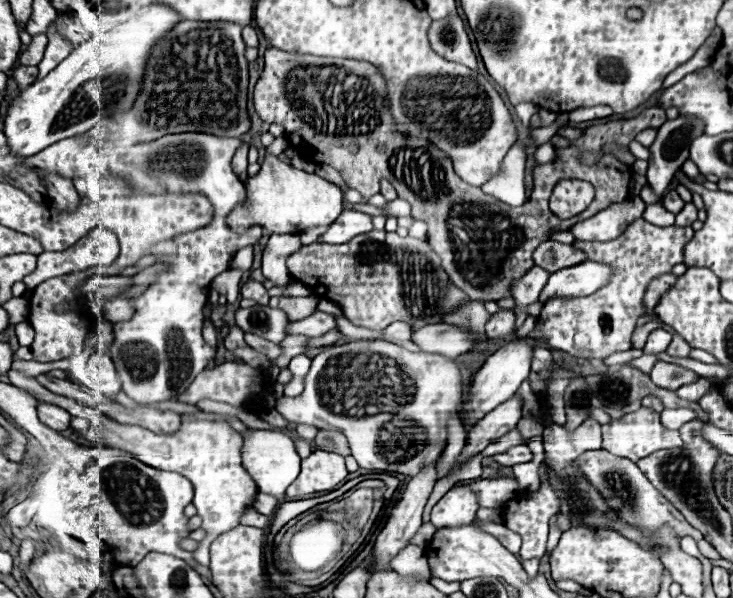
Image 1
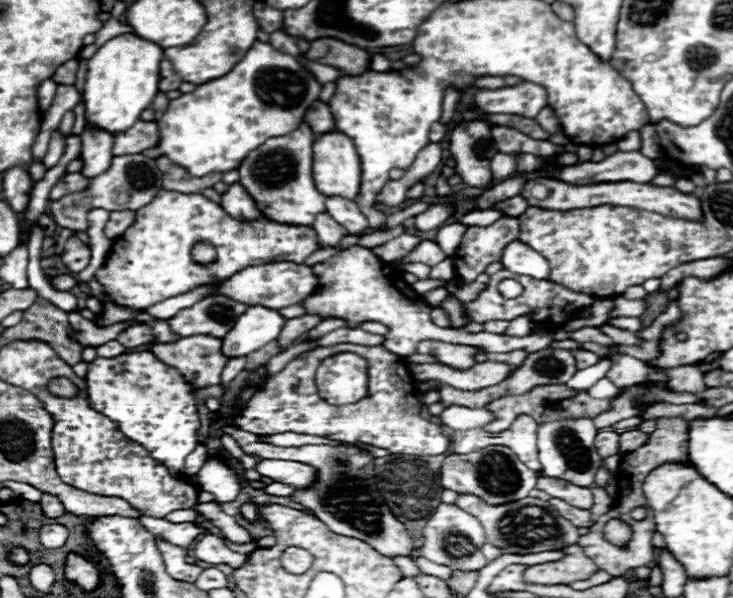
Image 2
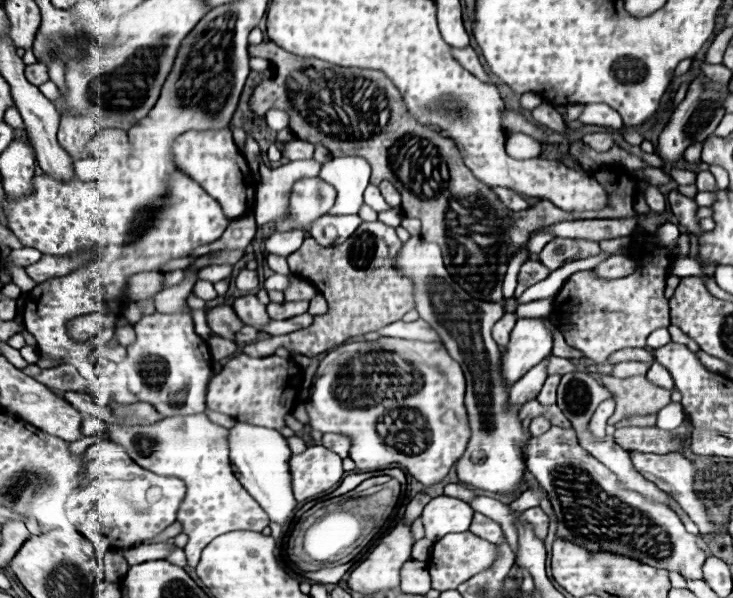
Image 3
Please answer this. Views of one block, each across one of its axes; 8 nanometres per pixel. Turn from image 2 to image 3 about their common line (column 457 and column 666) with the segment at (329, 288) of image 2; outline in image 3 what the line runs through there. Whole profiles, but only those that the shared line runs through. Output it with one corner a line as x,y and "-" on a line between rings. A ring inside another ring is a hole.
658,328
658,330
654,330
654,332
648,336
648,346
650,346
650,348
660,348
660,346
664,346
664,344
668,344
668,342
670,342
670,334
668,334
666,328

